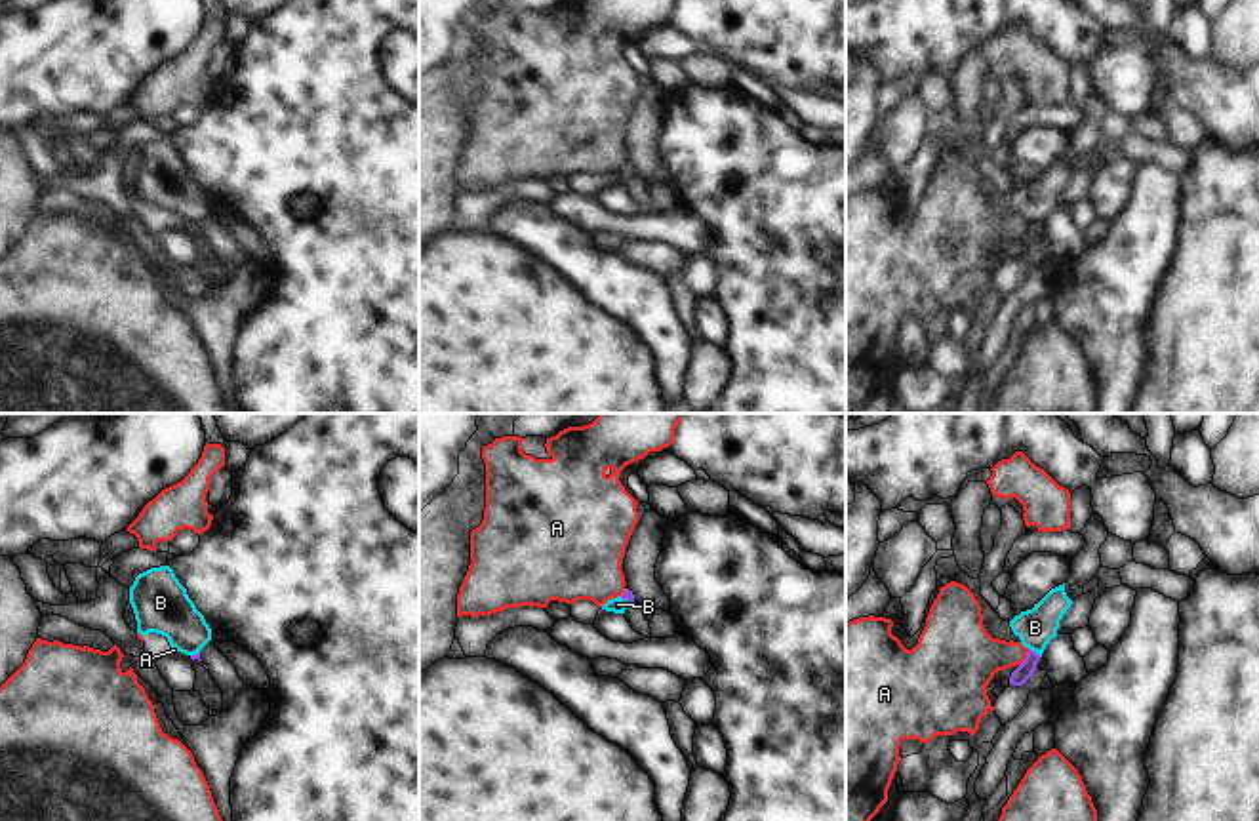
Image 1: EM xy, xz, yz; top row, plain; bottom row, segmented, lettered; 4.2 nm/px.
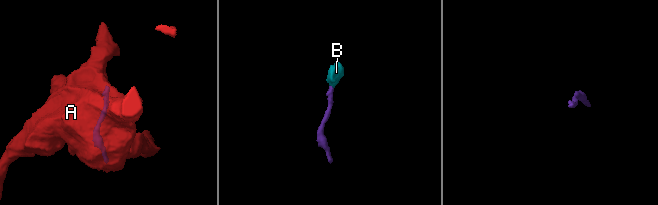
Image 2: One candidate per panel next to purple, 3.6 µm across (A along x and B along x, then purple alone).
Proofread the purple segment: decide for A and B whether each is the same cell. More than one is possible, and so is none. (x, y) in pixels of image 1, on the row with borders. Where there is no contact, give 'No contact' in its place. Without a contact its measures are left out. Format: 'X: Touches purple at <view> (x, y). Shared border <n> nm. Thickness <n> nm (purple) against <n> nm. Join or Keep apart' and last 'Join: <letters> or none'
A: Touches purple at yz (1025, 658). Shared border 80 nm. Thickness 70 nm (purple) against 280 nm. Keep apart
B: Touches purple at yz (1035, 652). Shared border 70 nm. Thickness 70 nm (purple) against 160 nm. Join
Join: B

